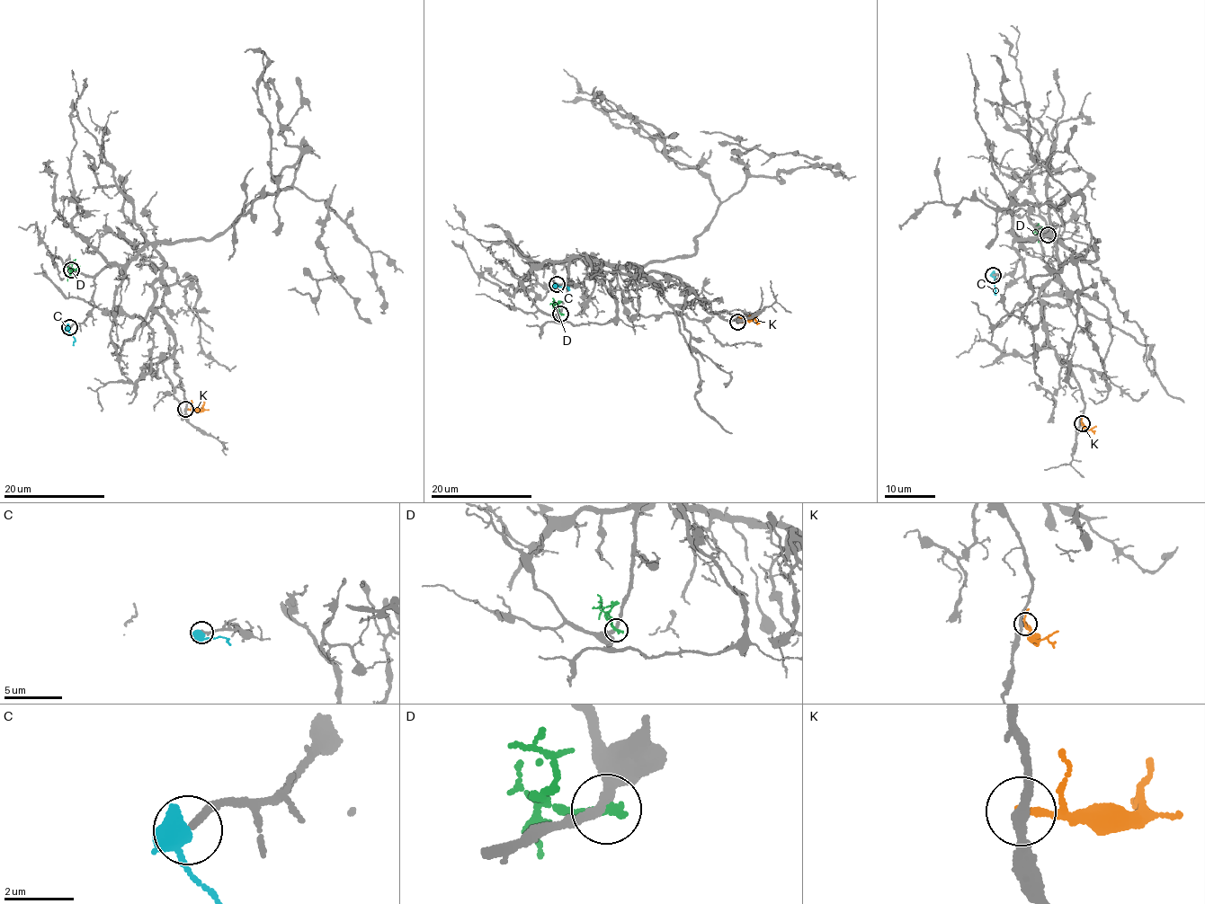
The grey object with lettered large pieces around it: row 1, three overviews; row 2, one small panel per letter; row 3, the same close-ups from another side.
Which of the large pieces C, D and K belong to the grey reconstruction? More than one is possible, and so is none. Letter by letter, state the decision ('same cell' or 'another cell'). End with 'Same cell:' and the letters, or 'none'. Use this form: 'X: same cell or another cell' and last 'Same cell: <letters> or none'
C: same cell
D: another cell
K: another cell
Same cell: C

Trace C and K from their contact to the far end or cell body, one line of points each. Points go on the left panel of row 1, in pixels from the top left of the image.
C: (70, 327), (68, 332), (75, 339), (73, 345)
K: (185, 409), (201, 409), (204, 402)

